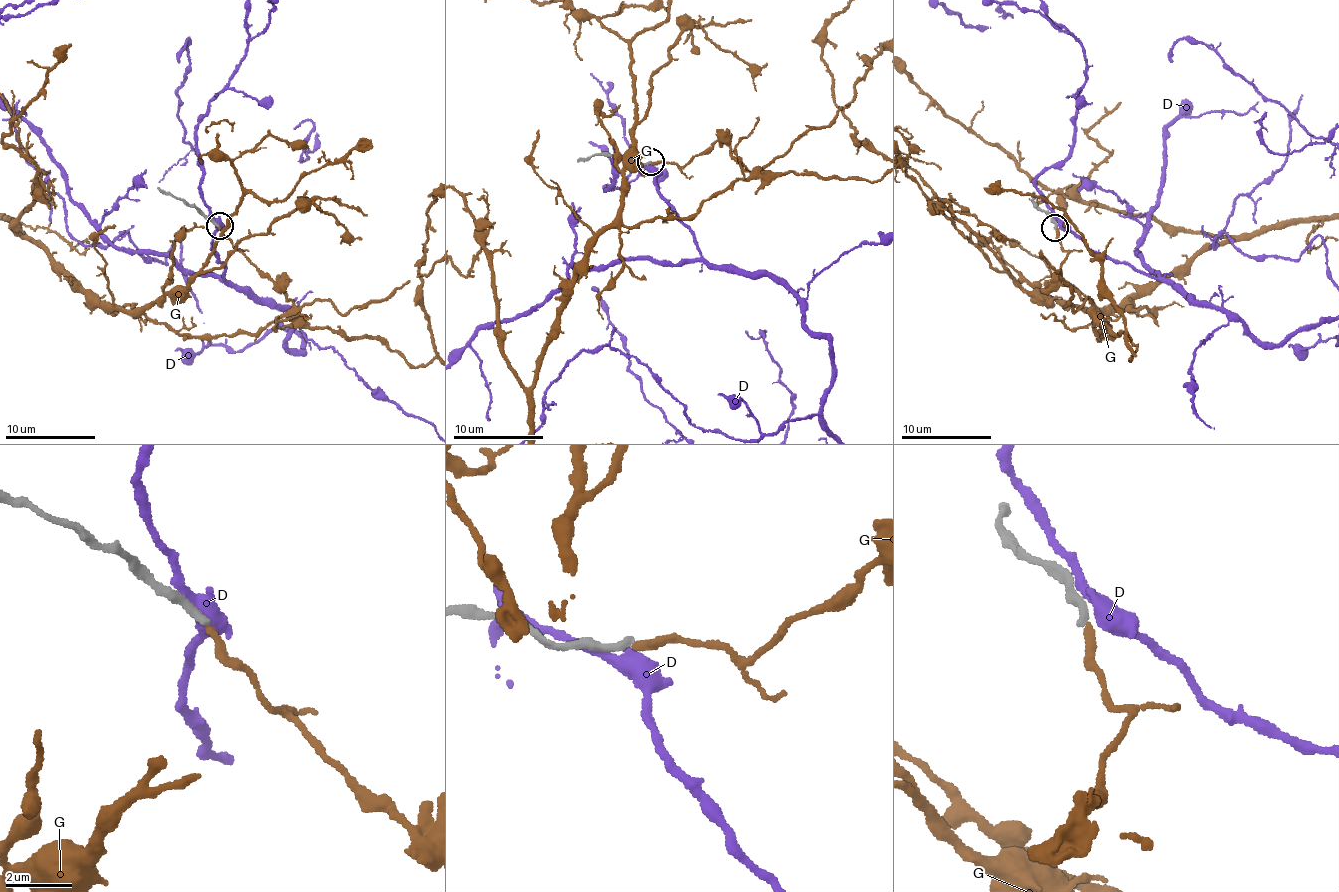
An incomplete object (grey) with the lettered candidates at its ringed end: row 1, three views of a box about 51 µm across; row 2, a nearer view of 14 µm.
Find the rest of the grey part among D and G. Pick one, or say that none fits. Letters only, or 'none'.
none

